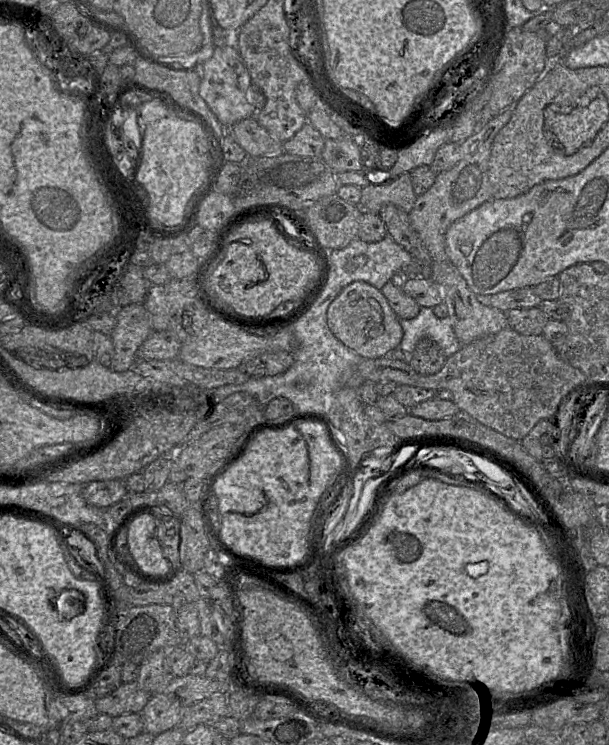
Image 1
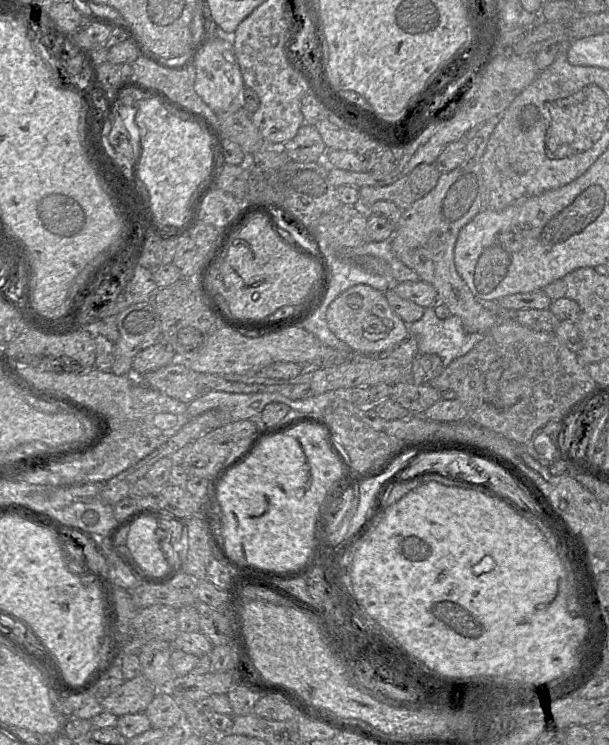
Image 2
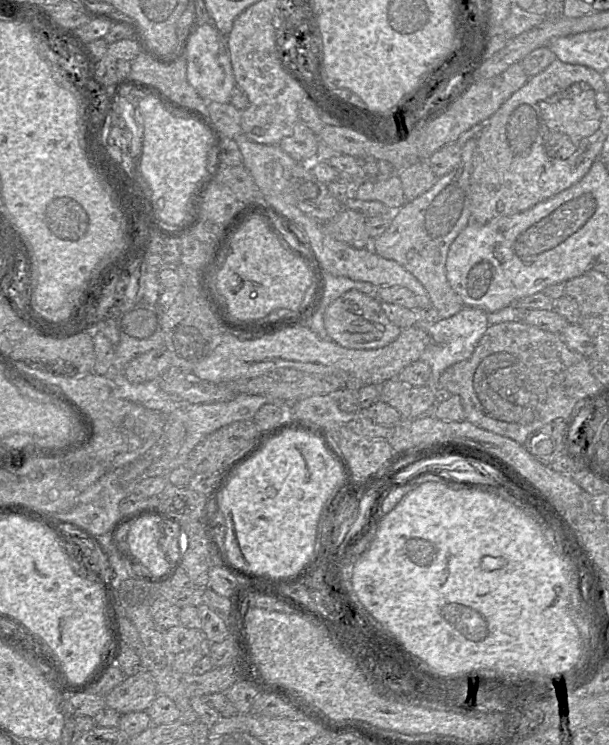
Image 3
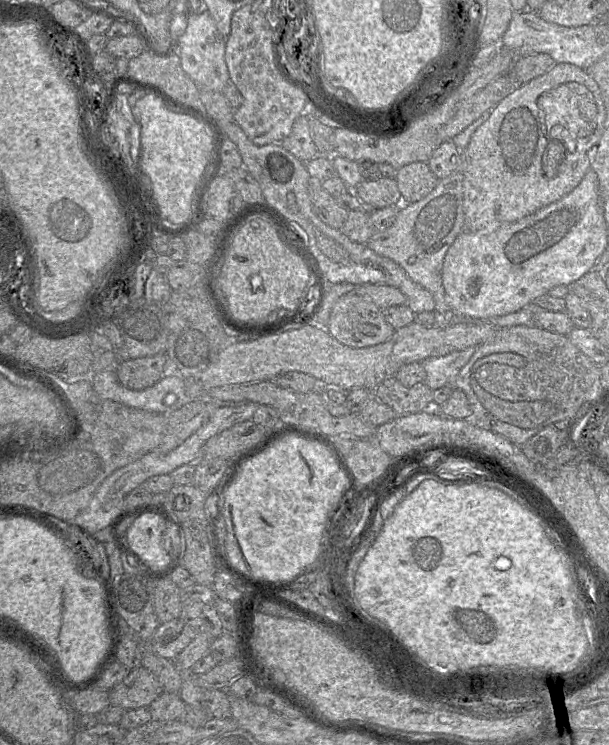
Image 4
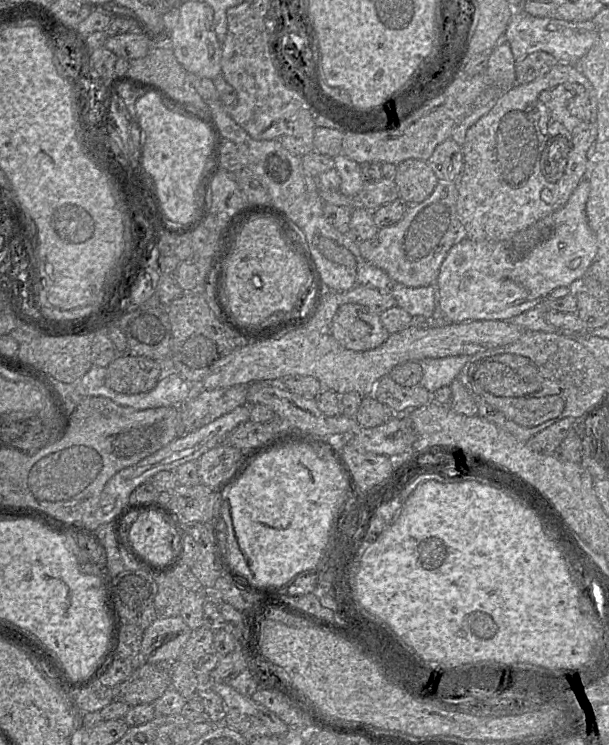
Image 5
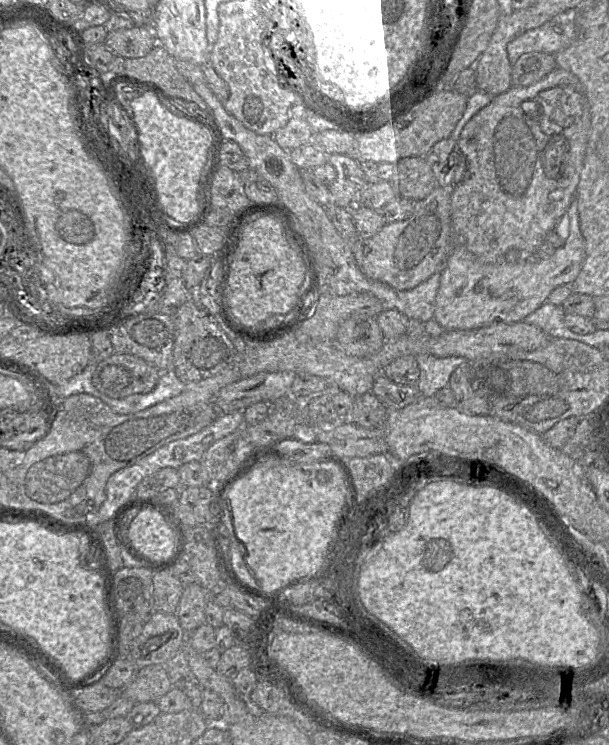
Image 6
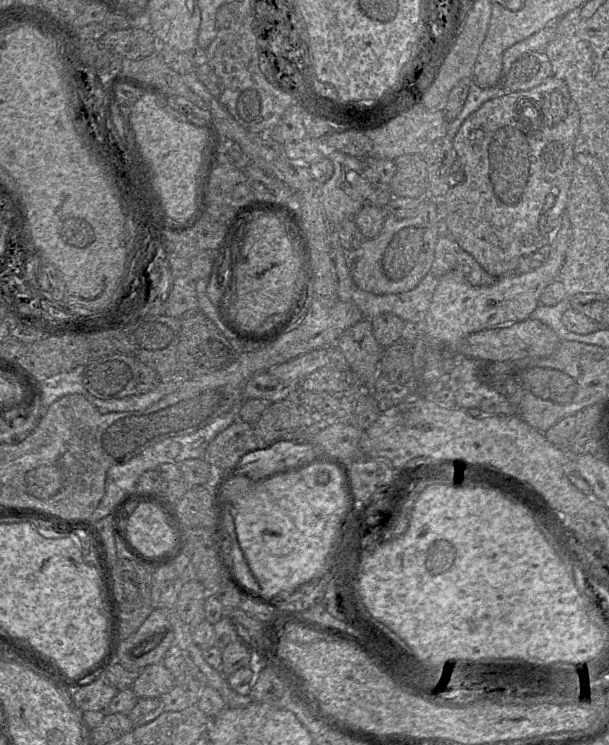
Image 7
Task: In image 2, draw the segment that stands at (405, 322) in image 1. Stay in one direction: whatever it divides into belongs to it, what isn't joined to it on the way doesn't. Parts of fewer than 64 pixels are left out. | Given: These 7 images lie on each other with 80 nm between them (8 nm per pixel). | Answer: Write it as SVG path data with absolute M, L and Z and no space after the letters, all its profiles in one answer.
M433 307L424 308L422 317L408 324L408 331L417 341L418 355L436 354L444 368L468 353L486 334L467 332L456 315L439 319Z

